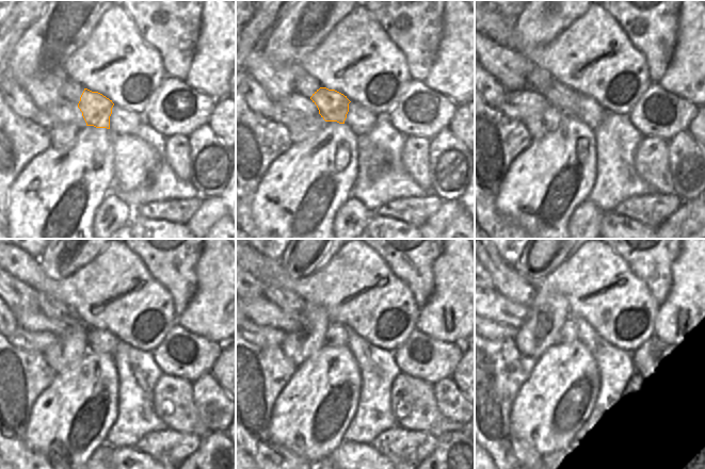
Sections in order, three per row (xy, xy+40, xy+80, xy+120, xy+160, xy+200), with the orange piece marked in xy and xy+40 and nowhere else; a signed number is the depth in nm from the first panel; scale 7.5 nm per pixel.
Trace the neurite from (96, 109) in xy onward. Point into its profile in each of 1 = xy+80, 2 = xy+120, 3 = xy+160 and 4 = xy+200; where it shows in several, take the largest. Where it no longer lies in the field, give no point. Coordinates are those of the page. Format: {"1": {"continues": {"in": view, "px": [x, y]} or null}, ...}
{"1": {"continues": {"in": "xy+80", "px": [564, 98]}}, "2": {"continues": {"in": "xy+120", "px": [30, 320]}}, "3": {"continues": {"in": "xy+160", "px": [260, 310]}}, "4": {"continues": {"in": "xy+200", "px": [496, 307]}}}

